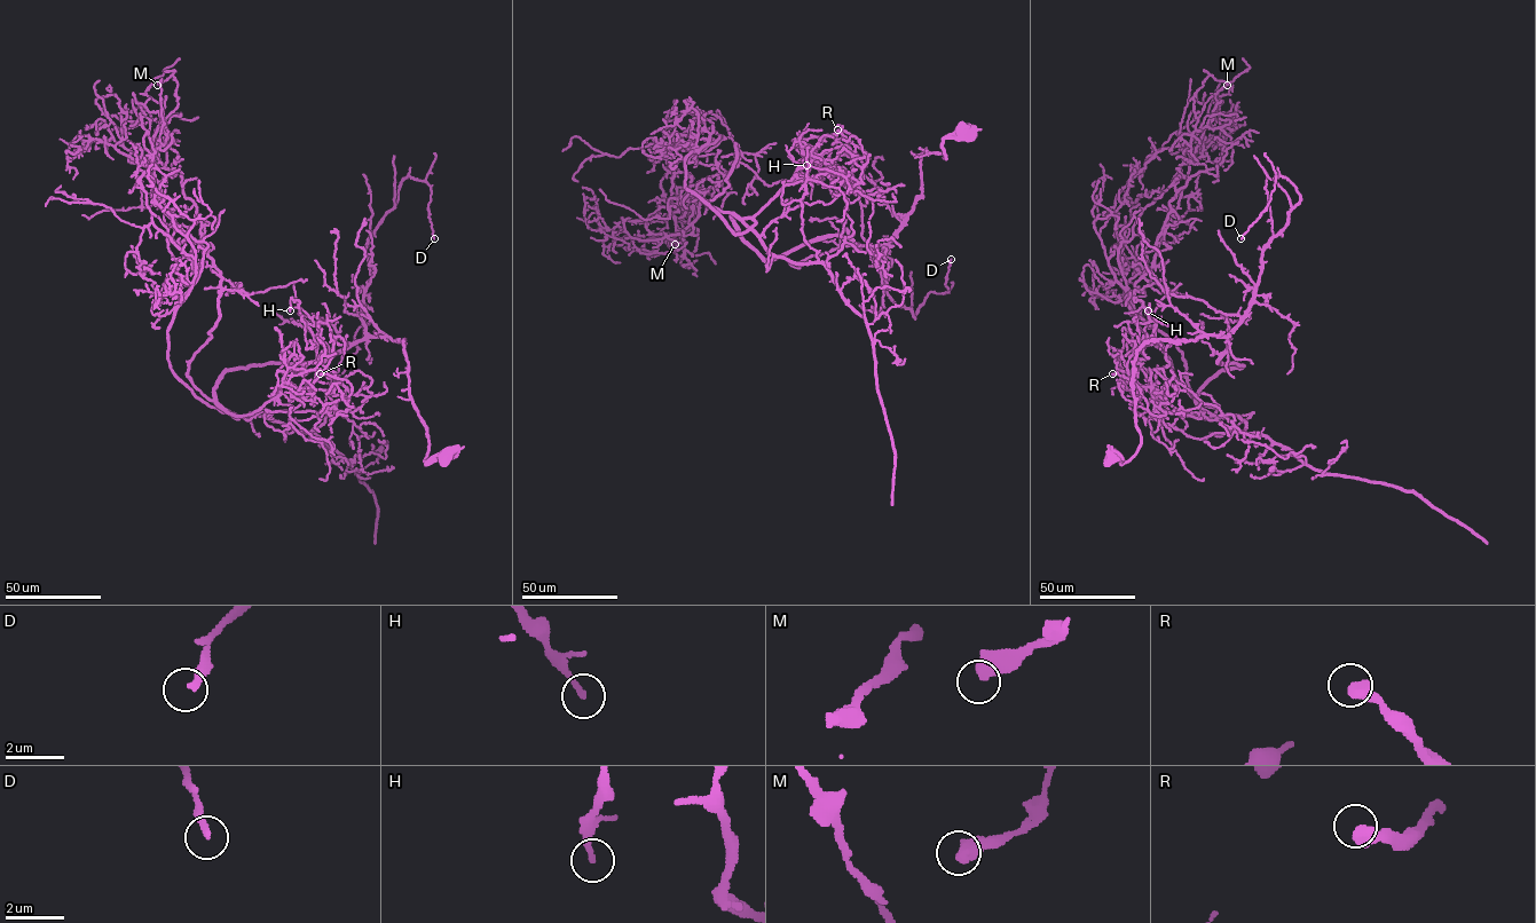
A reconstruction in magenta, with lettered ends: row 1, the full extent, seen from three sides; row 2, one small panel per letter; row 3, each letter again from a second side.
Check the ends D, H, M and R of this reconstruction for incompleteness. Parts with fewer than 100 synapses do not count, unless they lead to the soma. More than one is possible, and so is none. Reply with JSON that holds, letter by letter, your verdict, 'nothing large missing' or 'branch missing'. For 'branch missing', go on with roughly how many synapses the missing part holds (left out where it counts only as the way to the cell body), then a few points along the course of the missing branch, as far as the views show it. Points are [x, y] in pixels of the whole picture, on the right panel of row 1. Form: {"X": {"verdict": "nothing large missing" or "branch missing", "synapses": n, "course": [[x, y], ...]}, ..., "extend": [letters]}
{"D": {"verdict": "nothing large missing"}, "H": {"verdict": "nothing large missing"}, "M": {"verdict": "nothing large missing"}, "R": {"verdict": "nothing large missing"}, "extend": []}

